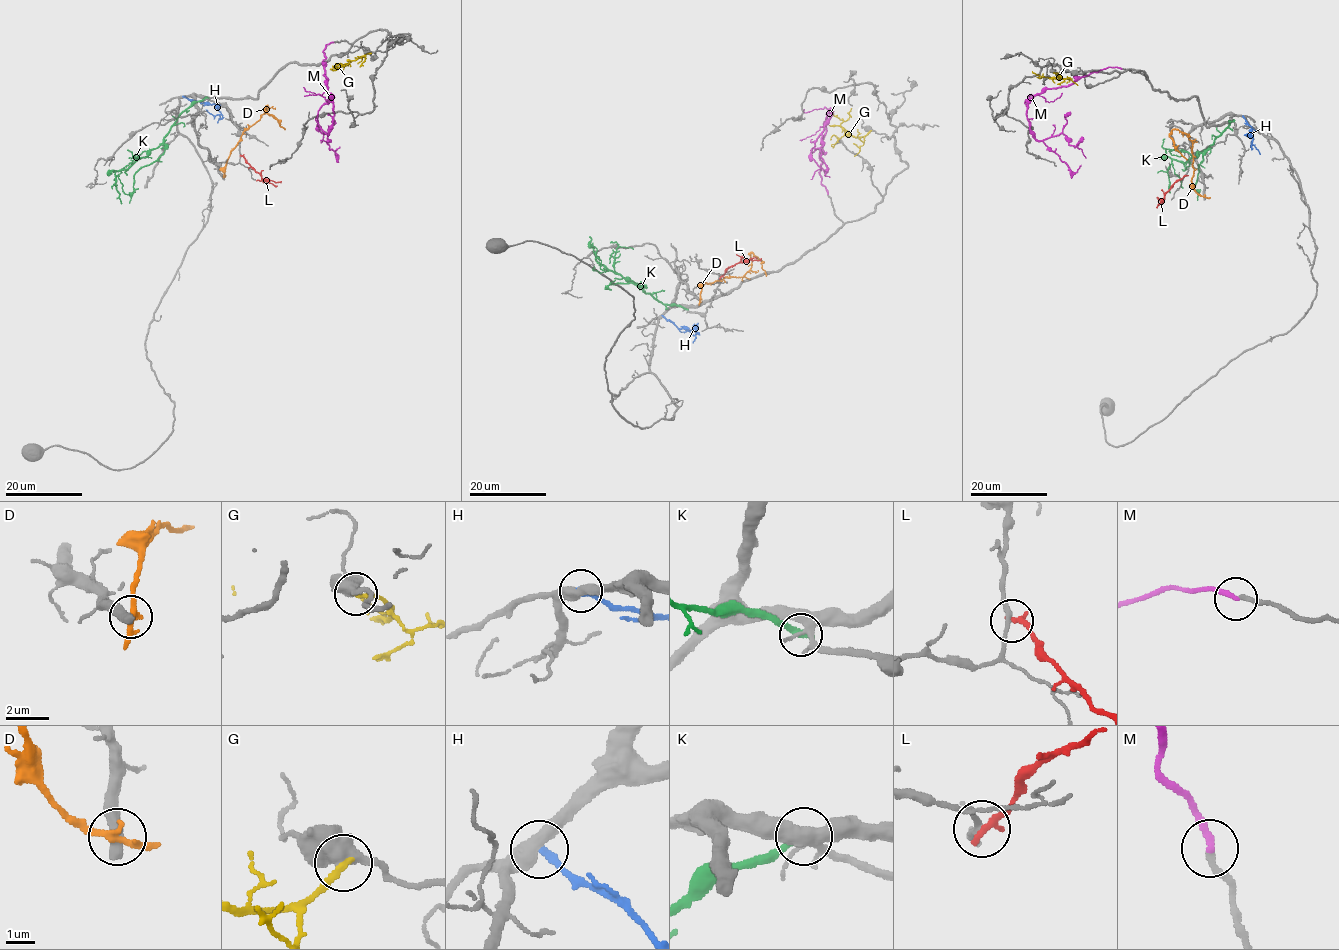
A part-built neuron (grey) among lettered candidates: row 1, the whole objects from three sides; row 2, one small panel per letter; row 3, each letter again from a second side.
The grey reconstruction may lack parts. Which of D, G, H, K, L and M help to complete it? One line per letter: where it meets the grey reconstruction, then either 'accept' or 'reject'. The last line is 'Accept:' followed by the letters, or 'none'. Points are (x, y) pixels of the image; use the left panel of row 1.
D: meets grey at (223, 176); reject
G: meets grey at (370, 53); reject
H: meets grey at (183, 96); reject
K: meets grey at (206, 97); reject
L: meets grey at (241, 156); reject
M: meets grey at (333, 42); accept
Accept: M

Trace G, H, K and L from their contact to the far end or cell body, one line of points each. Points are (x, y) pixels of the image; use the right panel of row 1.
G: (1054, 72), (1061, 76), (1049, 78), (1032, 71)
H: (1243, 116), (1252, 128), (1253, 145), (1253, 137)
K: (1234, 120), (1195, 157), (1185, 162), (1173, 159), (1168, 171), (1170, 193)
L: (1186, 176), (1177, 180), (1157, 204)

